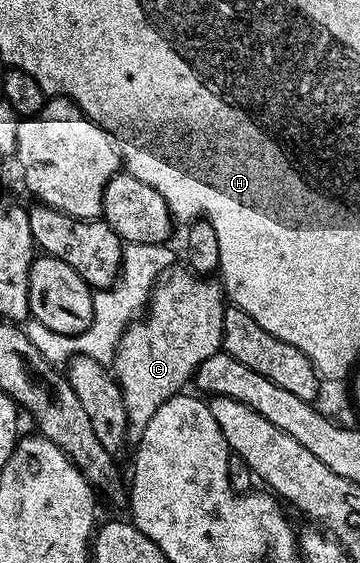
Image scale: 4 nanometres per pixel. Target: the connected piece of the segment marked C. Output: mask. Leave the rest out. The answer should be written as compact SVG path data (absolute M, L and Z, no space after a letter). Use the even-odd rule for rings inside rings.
M169 270L152 288L146 314L125 329L120 344L116 346L114 378L126 405L128 433L132 437L140 436L160 406L170 397L181 394L187 388L184 386L193 382L202 361L206 361L206 357L214 357L214 353L222 348L222 321L226 306L223 286L215 278L198 275L192 270L176 270Z

